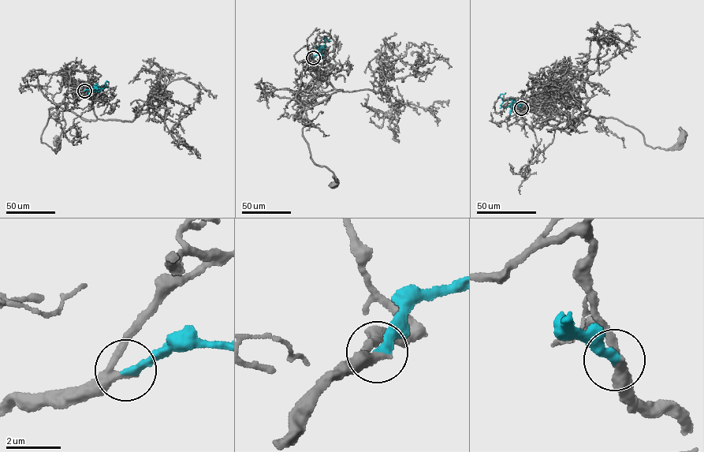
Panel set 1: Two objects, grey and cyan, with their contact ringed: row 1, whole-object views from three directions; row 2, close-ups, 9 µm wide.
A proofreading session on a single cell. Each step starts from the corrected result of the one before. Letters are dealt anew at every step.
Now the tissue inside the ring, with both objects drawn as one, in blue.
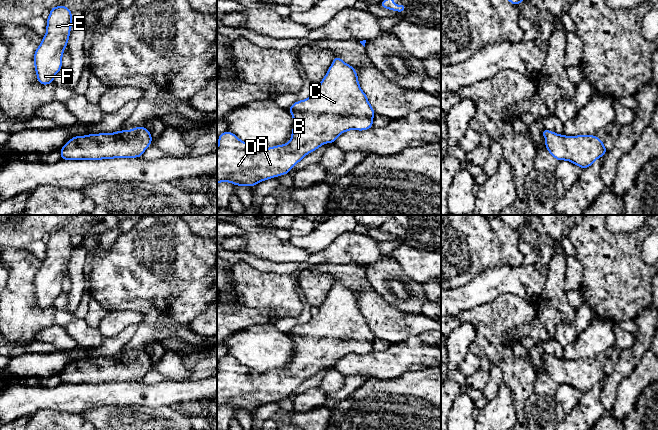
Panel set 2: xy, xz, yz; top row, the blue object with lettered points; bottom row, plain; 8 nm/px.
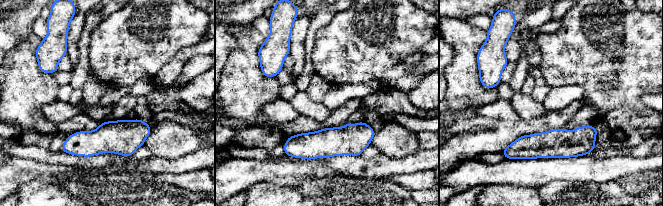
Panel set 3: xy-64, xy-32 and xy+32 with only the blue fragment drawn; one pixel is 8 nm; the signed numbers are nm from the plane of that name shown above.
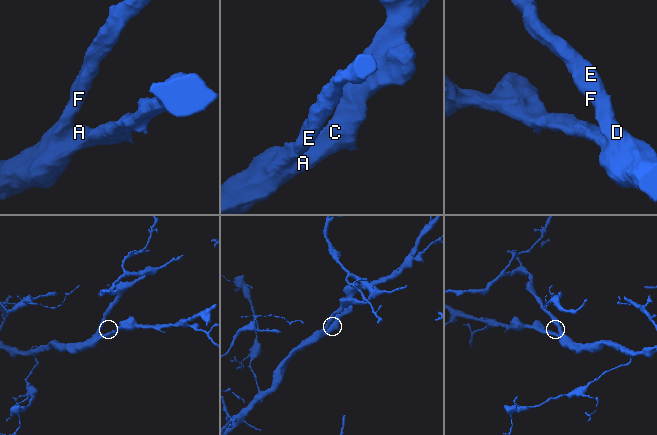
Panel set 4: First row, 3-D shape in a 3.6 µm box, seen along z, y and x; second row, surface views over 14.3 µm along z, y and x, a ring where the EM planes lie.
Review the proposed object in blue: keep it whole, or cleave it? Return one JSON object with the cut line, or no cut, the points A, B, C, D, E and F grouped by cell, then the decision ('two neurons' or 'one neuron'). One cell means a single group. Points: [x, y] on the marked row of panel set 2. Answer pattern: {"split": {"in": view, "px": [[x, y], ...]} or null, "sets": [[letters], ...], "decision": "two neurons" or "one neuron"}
{"split": null, "sets": [["A", "B", "C", "D", "E", "F"]], "decision": "one neuron"}

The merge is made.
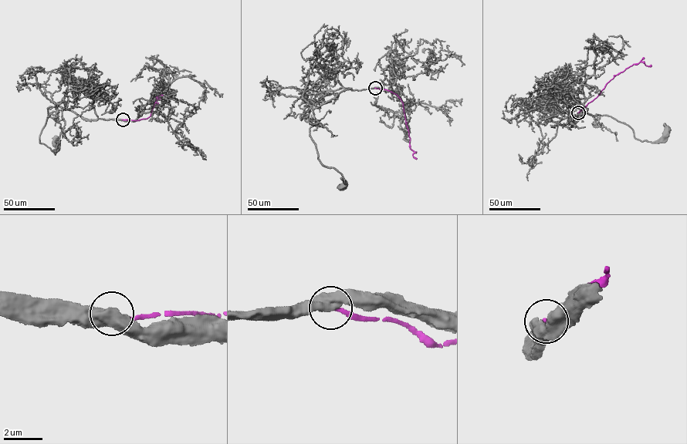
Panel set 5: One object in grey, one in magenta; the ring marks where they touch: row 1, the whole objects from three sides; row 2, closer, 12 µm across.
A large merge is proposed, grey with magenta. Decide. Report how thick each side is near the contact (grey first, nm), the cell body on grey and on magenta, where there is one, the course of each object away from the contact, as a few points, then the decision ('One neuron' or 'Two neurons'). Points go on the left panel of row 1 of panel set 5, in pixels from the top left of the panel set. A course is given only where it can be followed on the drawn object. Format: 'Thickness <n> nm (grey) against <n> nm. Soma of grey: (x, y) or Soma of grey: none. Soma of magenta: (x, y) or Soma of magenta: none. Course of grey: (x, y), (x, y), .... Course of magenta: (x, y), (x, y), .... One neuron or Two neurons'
Thickness 650 nm (grey) against 240 nm. Soma of grey: (55, 142). Soma of magenta: none. Course of grey: (123, 119), (89, 119), (58, 104), (55, 108), (49, 106), (39, 141), (54, 151), (57, 148), (56, 142). Course of magenta: (122, 119), (147, 118), (157, 96), (159, 98), (155, 102), (158, 103). Two neurons

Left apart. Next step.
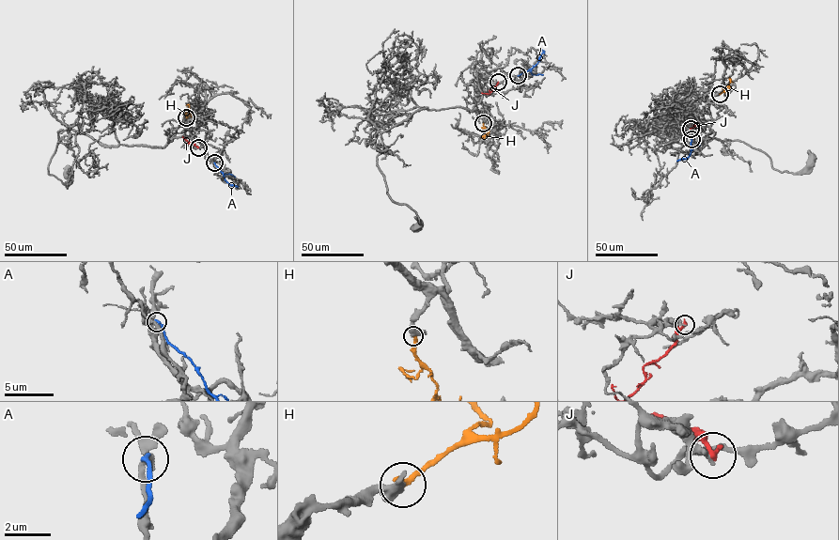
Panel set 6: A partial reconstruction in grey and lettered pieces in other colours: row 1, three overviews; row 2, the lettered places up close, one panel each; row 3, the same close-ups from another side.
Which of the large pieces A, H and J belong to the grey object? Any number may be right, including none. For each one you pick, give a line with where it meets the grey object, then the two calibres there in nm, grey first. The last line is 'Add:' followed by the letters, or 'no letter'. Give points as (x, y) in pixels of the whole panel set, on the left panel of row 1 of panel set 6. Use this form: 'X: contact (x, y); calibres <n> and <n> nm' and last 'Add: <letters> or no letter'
Add: no letter

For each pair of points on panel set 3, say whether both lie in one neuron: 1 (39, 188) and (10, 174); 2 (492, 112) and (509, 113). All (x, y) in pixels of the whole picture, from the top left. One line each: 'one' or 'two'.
1: two
2: one

